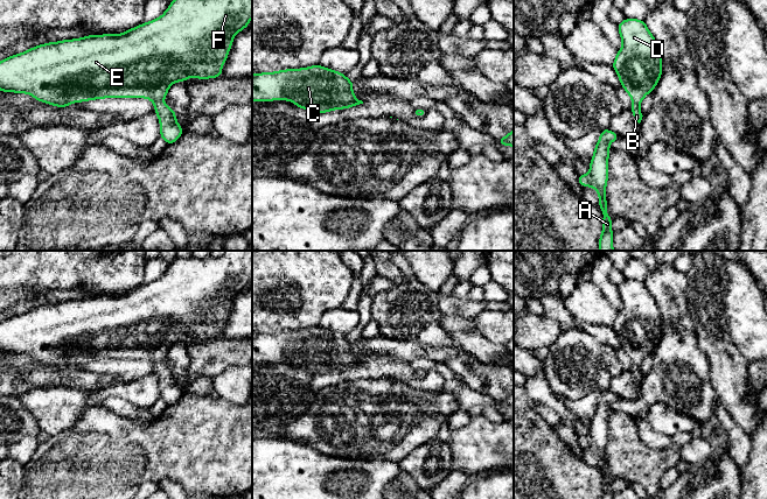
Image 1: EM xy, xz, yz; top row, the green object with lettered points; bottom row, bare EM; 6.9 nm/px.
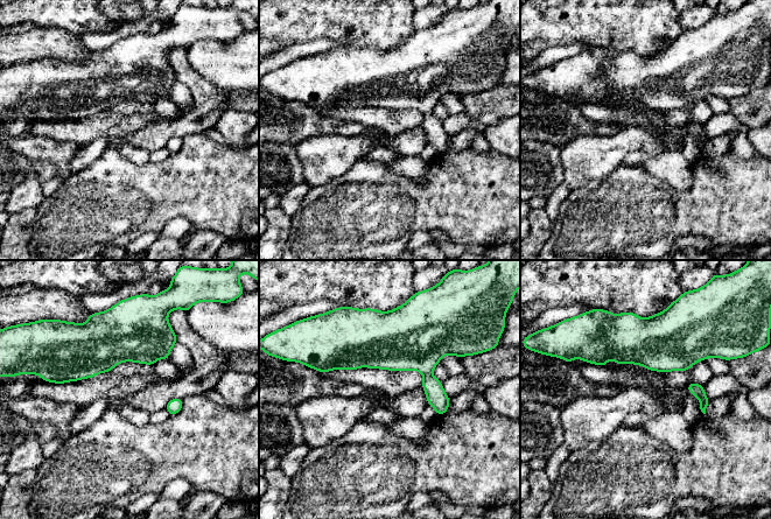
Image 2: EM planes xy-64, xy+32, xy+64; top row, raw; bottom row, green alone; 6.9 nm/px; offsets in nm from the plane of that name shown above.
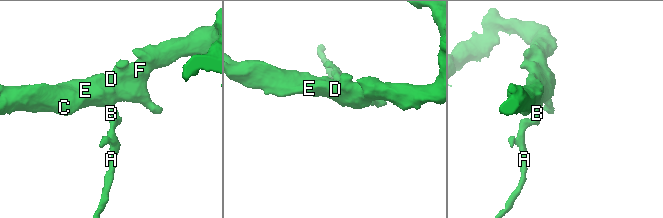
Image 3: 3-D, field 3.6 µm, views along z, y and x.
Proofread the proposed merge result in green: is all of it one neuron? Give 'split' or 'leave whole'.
leave whole

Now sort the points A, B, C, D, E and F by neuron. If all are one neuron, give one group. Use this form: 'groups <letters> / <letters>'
groups A B C D E F

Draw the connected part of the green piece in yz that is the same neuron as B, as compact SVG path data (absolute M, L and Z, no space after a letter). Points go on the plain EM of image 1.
M625 280L618 284L622 308L612 325L621 347L632 359L630 372L640 385L640 365L653 353L662 337L660 307L642 281Z

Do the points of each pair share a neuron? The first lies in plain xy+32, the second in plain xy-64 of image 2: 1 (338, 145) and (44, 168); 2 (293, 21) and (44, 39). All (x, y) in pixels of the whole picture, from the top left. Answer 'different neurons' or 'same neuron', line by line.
1: different neurons
2: different neurons

